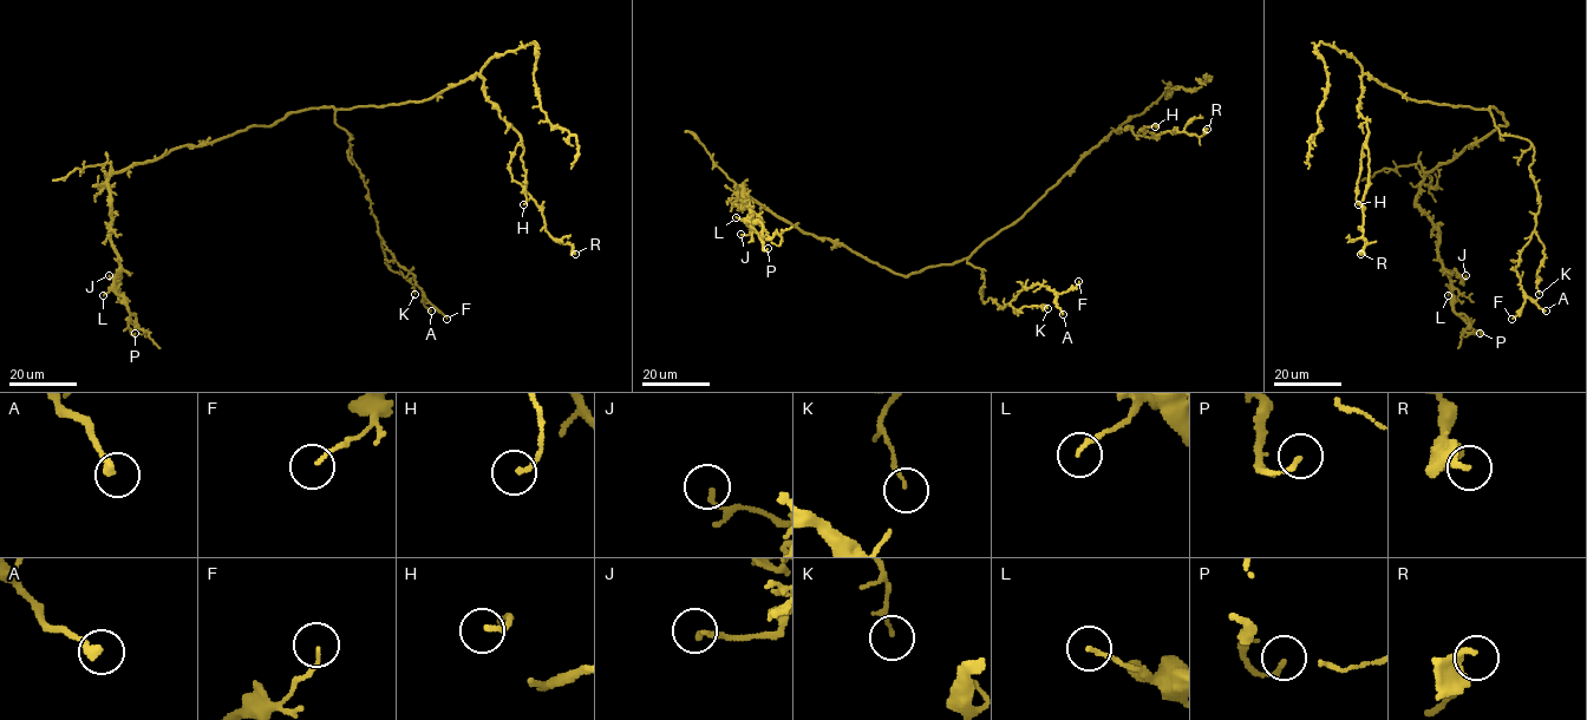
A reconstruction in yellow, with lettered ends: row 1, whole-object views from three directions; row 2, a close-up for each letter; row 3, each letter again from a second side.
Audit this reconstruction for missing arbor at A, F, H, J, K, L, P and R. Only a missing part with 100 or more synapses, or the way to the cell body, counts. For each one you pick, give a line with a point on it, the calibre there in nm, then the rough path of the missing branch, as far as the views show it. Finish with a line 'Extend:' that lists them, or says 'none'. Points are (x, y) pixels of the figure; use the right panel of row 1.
Extend: none

